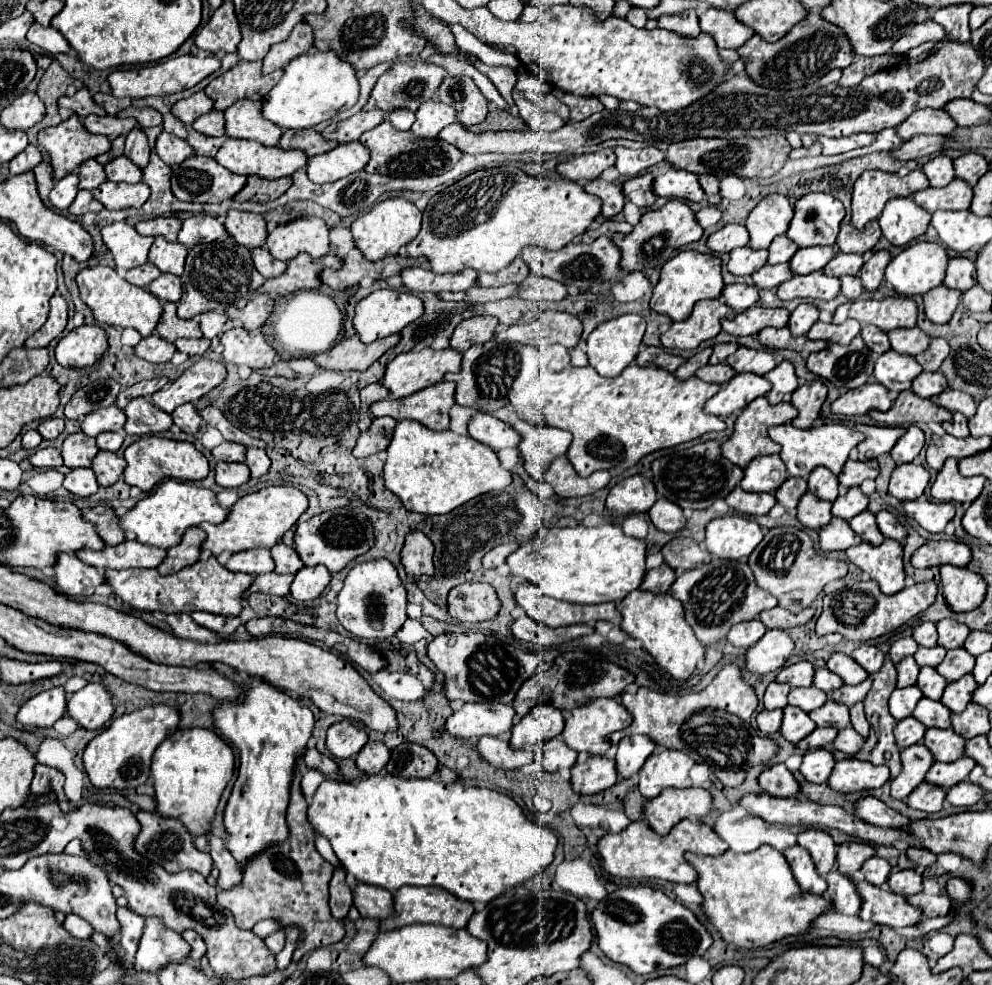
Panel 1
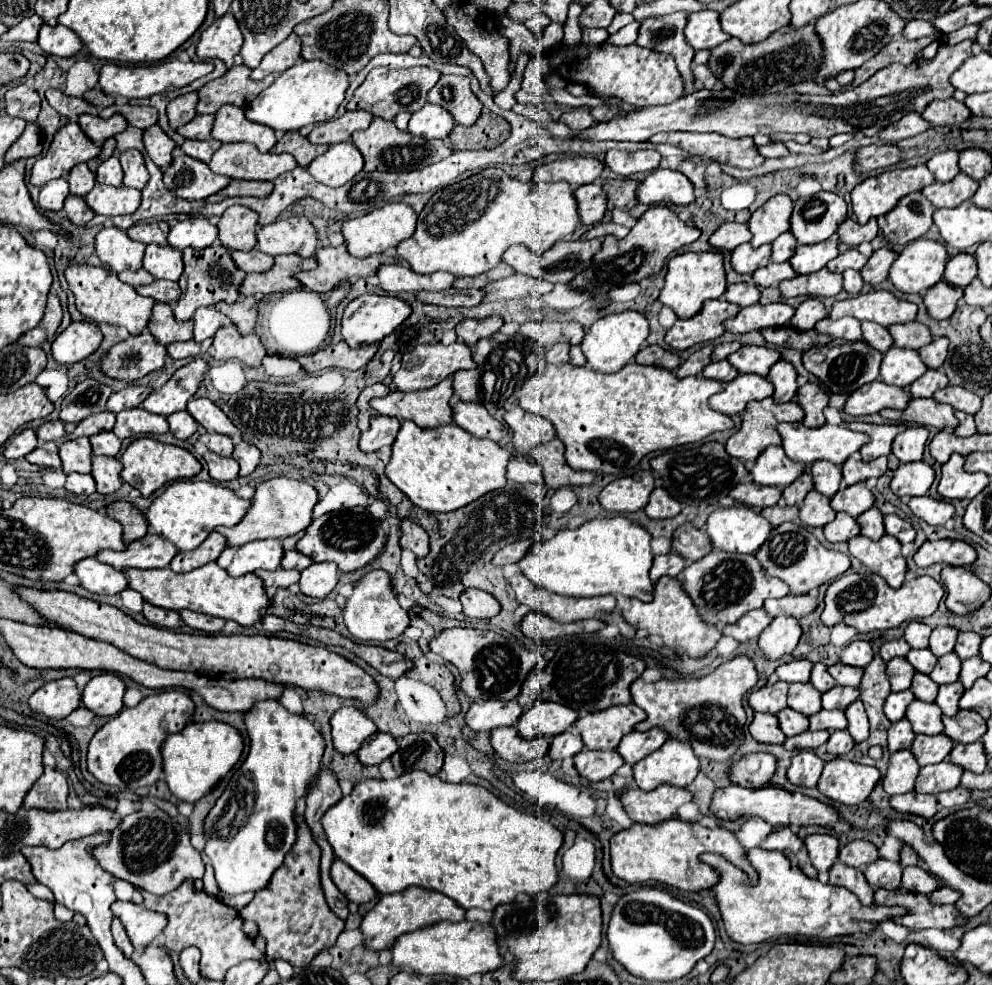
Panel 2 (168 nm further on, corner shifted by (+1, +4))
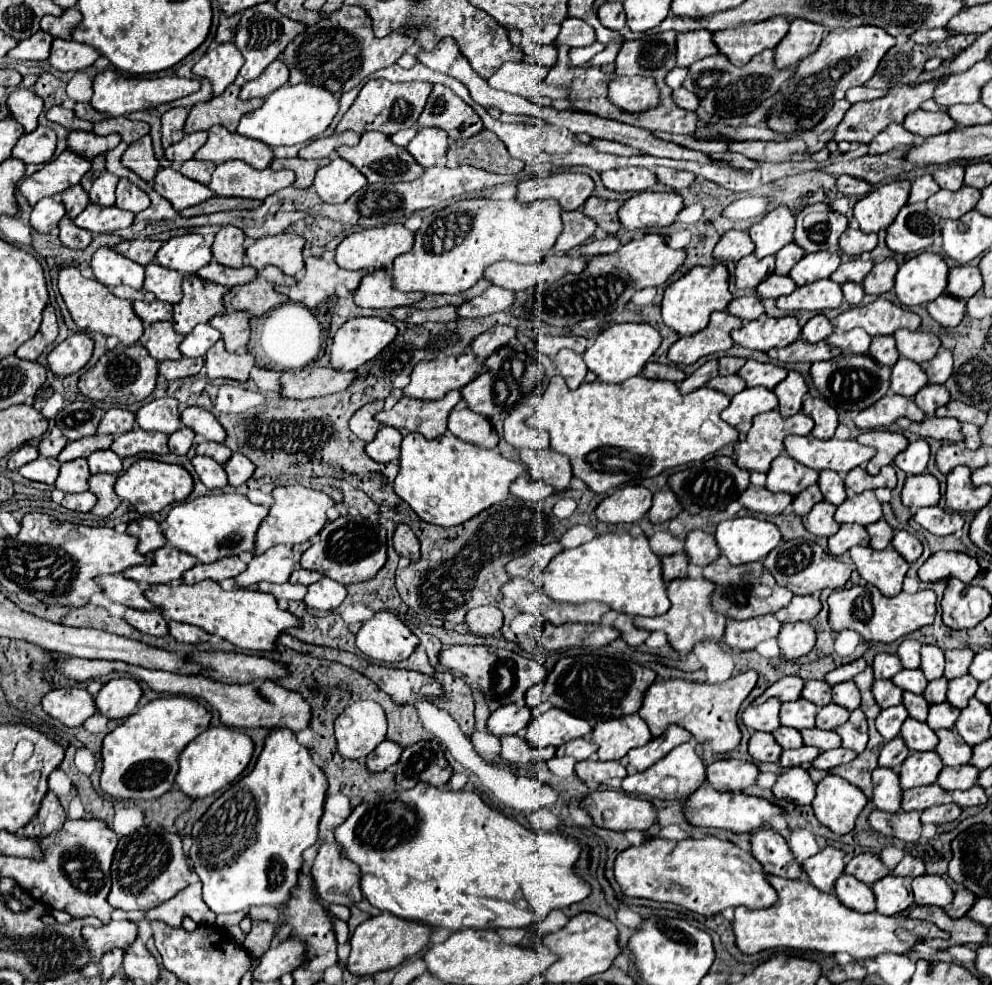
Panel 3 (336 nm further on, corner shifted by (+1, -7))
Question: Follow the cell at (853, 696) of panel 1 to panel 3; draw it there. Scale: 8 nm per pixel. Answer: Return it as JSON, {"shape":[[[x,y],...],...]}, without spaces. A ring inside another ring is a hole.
{"shape":[[[829,703],[829,705],[825,705],[825,707],[819,709],[817,727],[821,727],[821,729],[837,729],[839,725],[843,725],[849,719],[849,715],[851,713],[845,707]]]}

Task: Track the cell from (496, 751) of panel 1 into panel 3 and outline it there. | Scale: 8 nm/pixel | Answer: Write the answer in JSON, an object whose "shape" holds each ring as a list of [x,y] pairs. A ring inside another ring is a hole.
{"shape":[[[505,735],[501,737],[501,759],[505,759],[511,765],[533,765],[541,761],[549,761],[555,755],[555,747],[535,749],[519,735]]]}

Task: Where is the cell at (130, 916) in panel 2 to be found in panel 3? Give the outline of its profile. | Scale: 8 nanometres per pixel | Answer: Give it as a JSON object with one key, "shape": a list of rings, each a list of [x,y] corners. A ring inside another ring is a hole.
{"shape":[[[123,919],[123,921],[109,921],[103,927],[85,927],[85,943],[93,951],[93,961],[97,963],[101,955],[113,947],[131,947],[133,939],[137,939],[139,925],[137,921]]]}

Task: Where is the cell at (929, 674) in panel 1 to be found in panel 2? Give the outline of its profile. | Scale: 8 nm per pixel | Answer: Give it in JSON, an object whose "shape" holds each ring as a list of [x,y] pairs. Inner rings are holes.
{"shape":[[[915,674],[913,676],[913,684],[911,684],[911,692],[915,694],[917,700],[923,700],[923,702],[933,702],[935,696],[937,696],[937,690],[939,686],[927,676],[927,674]]]}

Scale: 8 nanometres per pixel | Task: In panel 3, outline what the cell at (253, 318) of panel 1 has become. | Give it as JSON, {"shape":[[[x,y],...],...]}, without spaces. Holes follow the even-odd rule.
{"shape":[[[229,311],[225,315],[213,317],[209,323],[217,331],[221,331],[229,353],[237,353],[239,349],[247,349],[251,327],[249,327],[249,315],[245,311]]]}

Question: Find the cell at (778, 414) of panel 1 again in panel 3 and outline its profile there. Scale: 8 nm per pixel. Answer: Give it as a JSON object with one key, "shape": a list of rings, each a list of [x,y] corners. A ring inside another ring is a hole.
{"shape":[[[777,409],[761,413],[753,419],[753,427],[747,433],[745,441],[735,443],[735,455],[737,455],[737,467],[743,467],[747,471],[759,471],[759,473],[767,473],[771,461],[781,455],[783,449],[783,439],[787,435],[809,435],[813,429],[813,419],[809,419],[803,413],[797,413],[793,417],[781,417]]]}

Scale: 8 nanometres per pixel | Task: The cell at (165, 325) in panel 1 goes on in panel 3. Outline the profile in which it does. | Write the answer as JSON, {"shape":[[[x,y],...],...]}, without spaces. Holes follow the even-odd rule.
{"shape":[[[157,321],[145,325],[141,343],[149,351],[149,355],[155,361],[165,361],[165,359],[181,359],[179,345],[183,341],[183,335],[175,333],[169,321]]]}

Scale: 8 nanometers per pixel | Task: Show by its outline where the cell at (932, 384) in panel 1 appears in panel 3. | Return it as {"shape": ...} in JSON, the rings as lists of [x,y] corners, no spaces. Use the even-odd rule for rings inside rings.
{"shape":[[[927,385],[915,395],[915,405],[925,411],[927,415],[933,415],[937,407],[949,403],[949,391],[943,385]]]}

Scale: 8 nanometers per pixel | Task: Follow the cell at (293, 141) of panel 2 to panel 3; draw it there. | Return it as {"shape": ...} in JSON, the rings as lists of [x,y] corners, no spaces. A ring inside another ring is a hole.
{"shape":[[[293,157],[293,159],[275,159],[271,163],[271,169],[291,169],[297,175],[297,181],[293,183],[293,187],[309,187],[313,183],[315,171],[323,165],[327,165],[331,159],[301,159],[301,157]]]}

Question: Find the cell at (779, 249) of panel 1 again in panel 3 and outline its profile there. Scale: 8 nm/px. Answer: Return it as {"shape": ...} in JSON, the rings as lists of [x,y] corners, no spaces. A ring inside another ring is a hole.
{"shape":[[[789,243],[789,245],[785,245],[775,257],[777,257],[777,261],[775,261],[775,273],[777,275],[787,275],[789,271],[791,271],[791,267],[801,259],[805,255],[805,251],[801,249],[801,247],[797,247],[795,243]]]}

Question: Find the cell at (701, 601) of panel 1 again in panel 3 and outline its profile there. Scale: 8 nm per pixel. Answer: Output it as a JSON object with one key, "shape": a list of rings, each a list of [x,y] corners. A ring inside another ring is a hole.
{"shape":[[[721,555],[717,561],[709,563],[705,569],[703,569],[703,577],[707,581],[713,581],[715,583],[715,591],[711,595],[711,607],[713,611],[725,615],[727,619],[731,621],[745,621],[745,619],[751,619],[751,617],[759,617],[759,615],[769,615],[769,613],[775,613],[779,611],[781,607],[787,607],[793,593],[781,585],[775,583],[773,575],[769,575],[769,571],[765,571],[763,563],[757,561],[757,563],[745,563],[745,565],[731,565],[725,555]],[[757,585],[767,585],[771,589],[771,595],[767,599],[757,599],[753,595],[753,589]]]}

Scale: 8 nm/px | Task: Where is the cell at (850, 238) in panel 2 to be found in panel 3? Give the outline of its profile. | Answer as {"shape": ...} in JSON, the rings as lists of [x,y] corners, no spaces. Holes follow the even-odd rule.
{"shape":[[[849,227],[839,239],[839,247],[843,253],[851,257],[859,257],[861,253],[873,251],[877,247],[877,233],[863,233],[859,229]]]}

